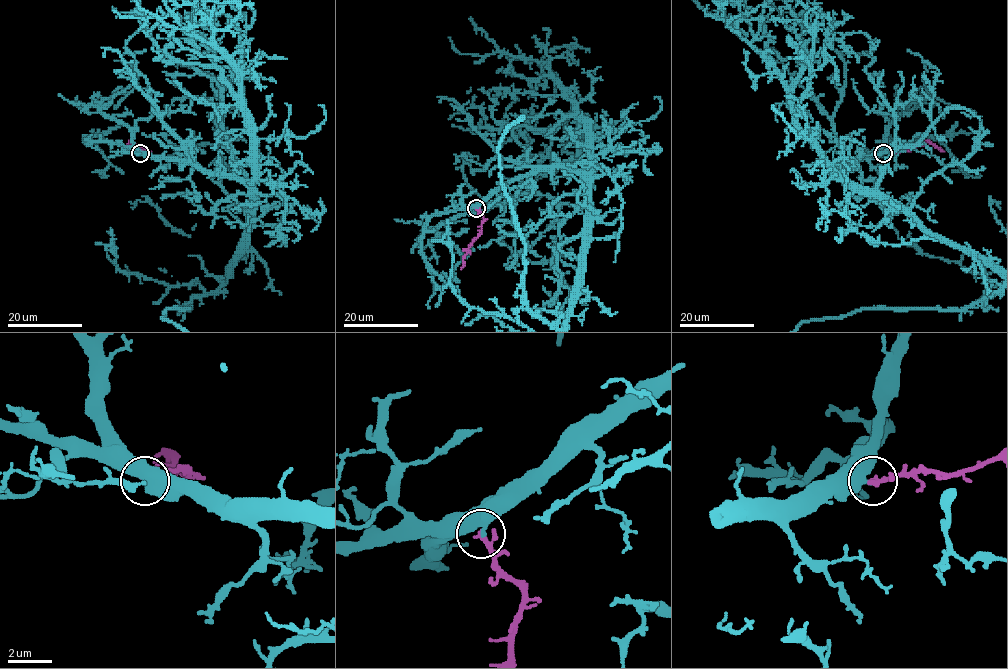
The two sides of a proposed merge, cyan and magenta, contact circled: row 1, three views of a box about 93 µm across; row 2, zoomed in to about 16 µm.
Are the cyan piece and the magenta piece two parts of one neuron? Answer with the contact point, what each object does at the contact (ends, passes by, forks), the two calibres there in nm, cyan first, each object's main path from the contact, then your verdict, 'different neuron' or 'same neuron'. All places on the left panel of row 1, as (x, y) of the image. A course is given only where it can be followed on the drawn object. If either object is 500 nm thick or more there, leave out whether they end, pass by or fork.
place (140, 153); cyan ends; magenta ends; calibres 400 and 260 nm; course cyan (140, 153), (233, 174), (248, 188), (247, 233), (231, 272), (189, 309), (163, 316); same neuron

